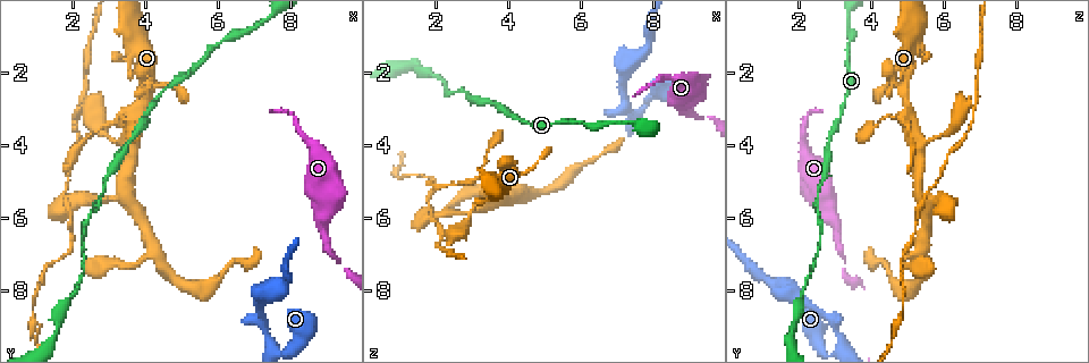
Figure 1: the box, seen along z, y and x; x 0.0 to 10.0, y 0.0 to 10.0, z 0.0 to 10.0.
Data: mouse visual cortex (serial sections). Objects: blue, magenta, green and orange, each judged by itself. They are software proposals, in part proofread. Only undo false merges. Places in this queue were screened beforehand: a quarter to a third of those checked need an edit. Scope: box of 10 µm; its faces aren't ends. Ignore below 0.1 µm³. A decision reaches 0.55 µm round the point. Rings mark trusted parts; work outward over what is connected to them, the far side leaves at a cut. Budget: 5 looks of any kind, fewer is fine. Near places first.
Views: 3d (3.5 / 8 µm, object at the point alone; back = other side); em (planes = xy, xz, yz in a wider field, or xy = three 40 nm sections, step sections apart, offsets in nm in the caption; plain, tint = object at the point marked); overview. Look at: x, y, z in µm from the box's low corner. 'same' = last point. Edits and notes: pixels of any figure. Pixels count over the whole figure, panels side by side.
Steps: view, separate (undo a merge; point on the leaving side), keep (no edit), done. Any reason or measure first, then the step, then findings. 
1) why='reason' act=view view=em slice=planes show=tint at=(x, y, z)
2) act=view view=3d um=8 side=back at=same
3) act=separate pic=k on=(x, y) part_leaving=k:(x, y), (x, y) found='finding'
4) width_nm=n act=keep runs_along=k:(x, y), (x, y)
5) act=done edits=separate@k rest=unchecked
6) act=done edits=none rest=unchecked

why='abrupt turn' act=view view=3d um=3.5 at=(3.50, 3.90, 5.35)

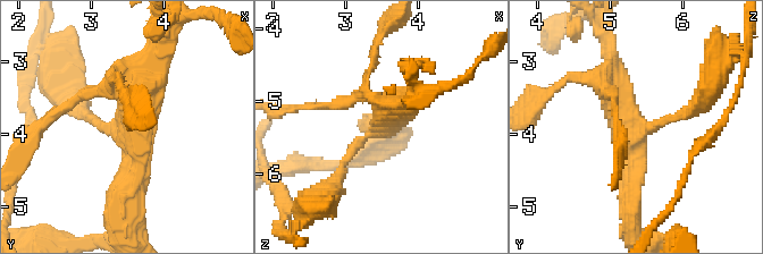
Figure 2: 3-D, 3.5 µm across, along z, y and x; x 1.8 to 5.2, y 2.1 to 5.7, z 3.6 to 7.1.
arms=3 arm_widths_nm=150,250,350 act=view view=em slice=planes show=tint at=(3.50, 3.85, 5.25)

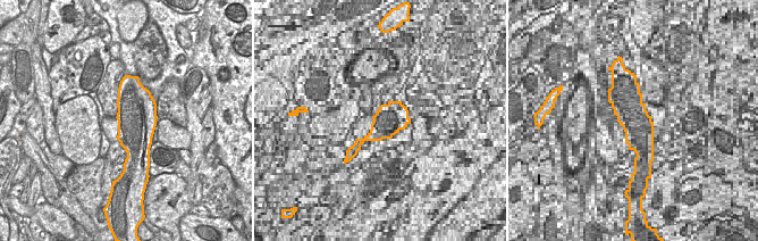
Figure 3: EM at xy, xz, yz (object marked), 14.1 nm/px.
why='cut it another way' act=view view=em slice=xy step=5 show=tint at=same

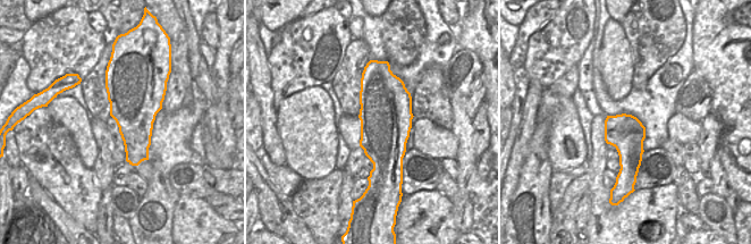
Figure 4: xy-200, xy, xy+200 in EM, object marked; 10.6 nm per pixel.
act=keep runs_along=2:(153, 58), (122, 194) found='continuous, no second cell'

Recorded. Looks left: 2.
why='side arm on a straight run' act=view view=3d um=3.5 at=(2.35, 2.80, 6.80)

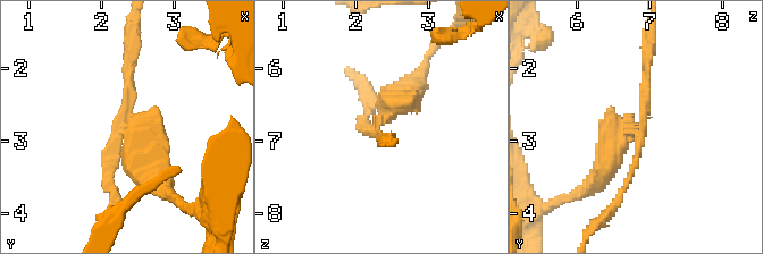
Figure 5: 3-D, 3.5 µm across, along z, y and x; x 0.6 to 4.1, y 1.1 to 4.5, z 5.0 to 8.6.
why='need the tissue' act=view view=em slice=planes show=tint at=(2.30, 2.85, 6.75)

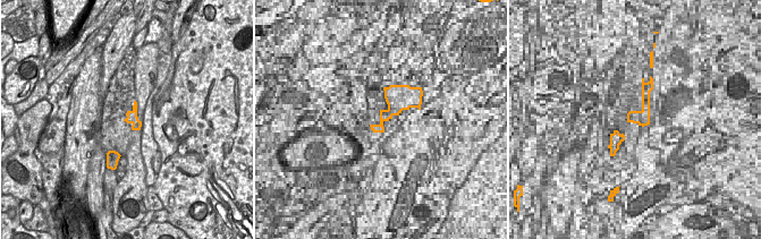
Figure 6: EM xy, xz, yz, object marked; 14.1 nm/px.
act=separate pic=5 on=(109, 176) part_leaving=5:(639, 137), (628, 186), (590, 231) found='two cells meet here'

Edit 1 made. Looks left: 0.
act=done edits=separate@5 rest=unchecked

